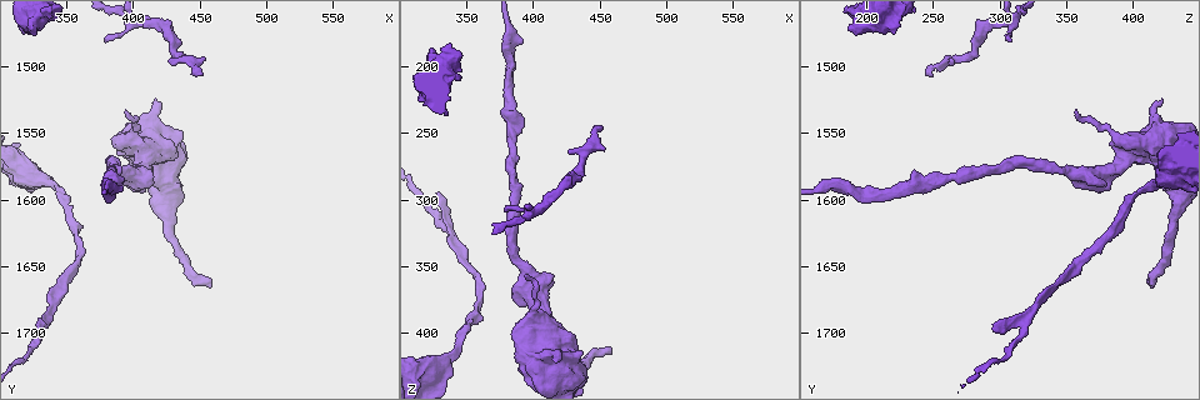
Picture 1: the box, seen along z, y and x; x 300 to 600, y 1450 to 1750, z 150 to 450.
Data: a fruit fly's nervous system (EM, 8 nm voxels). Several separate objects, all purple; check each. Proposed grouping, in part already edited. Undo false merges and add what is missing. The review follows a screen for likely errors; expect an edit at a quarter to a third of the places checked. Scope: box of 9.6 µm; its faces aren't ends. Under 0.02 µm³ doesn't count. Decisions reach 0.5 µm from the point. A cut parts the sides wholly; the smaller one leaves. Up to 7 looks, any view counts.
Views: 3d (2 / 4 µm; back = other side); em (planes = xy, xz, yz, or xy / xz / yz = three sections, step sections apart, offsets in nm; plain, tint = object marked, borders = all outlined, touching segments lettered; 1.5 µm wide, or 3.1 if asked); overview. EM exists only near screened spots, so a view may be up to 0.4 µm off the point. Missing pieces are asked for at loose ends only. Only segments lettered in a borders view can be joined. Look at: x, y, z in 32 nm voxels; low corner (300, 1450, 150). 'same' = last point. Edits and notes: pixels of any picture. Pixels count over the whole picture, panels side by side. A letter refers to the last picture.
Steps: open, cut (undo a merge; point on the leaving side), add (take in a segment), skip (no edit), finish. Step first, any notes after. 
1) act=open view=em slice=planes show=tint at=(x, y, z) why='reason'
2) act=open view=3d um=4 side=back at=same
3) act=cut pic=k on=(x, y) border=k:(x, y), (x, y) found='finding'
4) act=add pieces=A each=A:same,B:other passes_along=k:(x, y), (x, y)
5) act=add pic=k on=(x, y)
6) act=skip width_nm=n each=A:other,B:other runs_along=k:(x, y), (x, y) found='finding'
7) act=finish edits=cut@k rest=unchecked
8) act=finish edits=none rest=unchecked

act=open view=em slice=planes show=borders at=(418, 1528, 424) why='thick end'

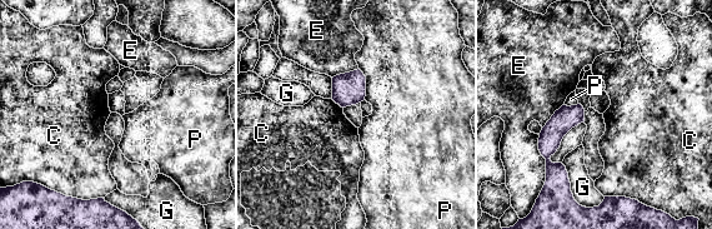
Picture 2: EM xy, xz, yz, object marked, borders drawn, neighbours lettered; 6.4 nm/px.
act=skip each=C:other,E:other,G:other,P:other runs_along=2:(578, 108), (547, 145), (565, 183) found='none of them fits'

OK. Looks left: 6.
act=open view=em slice=xz step=8 show=tint at=(330, 1588, 422) why='calibre changes'

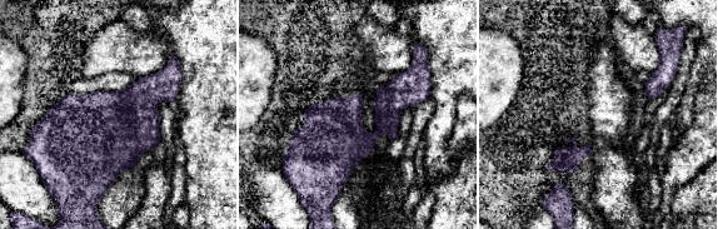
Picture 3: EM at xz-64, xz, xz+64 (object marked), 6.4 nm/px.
act=open view=em slice=planes show=borders at=same

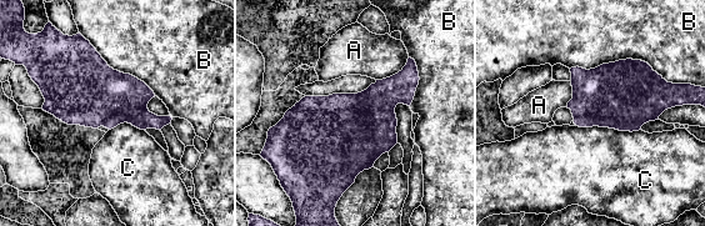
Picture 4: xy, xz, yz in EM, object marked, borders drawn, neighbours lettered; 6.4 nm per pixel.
act=skip width_nm=380 each=A:other,B:other,C:other border=4:(576, 125), (640, 130) found='continuous, no second cell'

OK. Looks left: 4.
act=open view=em slice=xz step=8 show=borders at=(324, 1470, 186) why='free end'

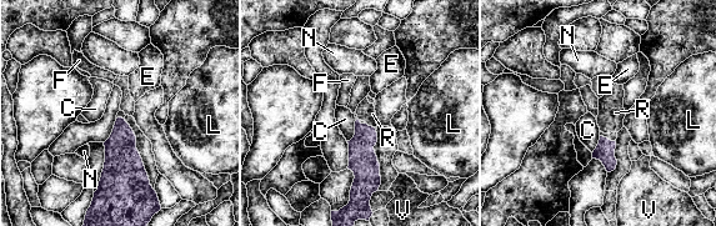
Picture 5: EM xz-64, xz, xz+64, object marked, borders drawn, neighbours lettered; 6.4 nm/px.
act=open view=em slice=planes show=borders at=same

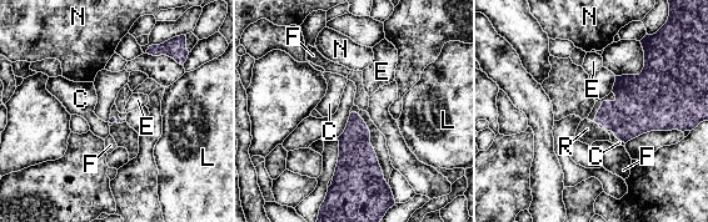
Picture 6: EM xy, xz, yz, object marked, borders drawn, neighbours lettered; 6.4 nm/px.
act=add pic=6 on=(588, 131) each=C:other,E:other,F:other,L:other,N:other,R:same passes_along=6:(633, 112), (597, 122), (588, 131) found='it goes on there'

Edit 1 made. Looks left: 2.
act=finish edits=add@6 rest=unchecked

